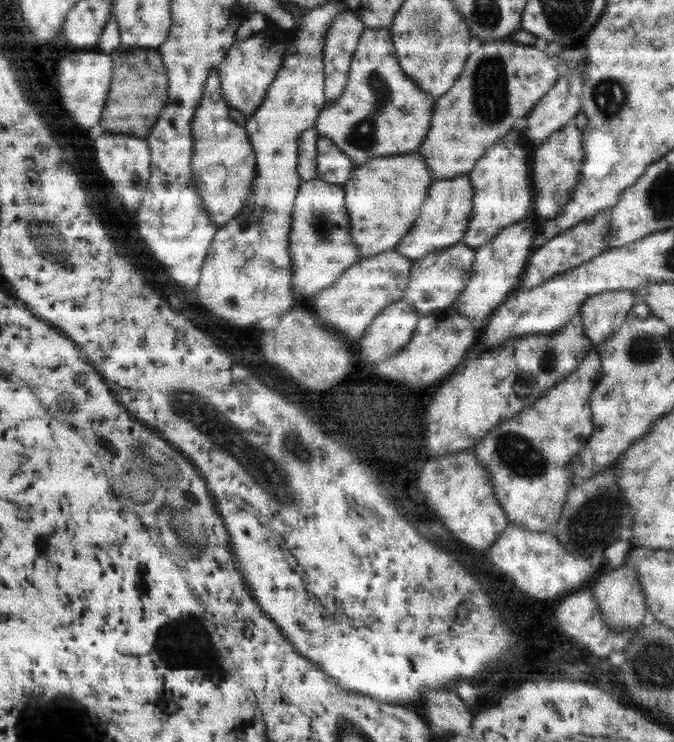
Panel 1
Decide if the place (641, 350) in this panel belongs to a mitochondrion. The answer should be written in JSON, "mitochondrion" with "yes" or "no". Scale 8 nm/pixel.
{"mitochondrion":"yes"}

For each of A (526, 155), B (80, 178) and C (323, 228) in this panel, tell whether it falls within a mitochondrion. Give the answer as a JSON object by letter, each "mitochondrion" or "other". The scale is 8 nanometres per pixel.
{"A":"other","B":"other","C":"mitochondrion"}

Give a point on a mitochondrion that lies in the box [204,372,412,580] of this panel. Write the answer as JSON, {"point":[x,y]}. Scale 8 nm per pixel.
{"point":[279,485]}

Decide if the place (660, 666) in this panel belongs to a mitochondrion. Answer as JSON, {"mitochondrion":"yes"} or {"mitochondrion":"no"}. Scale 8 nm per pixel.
{"mitochondrion":"yes"}

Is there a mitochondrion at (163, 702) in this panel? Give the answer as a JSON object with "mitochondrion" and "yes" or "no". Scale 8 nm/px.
{"mitochondrion":"no"}

